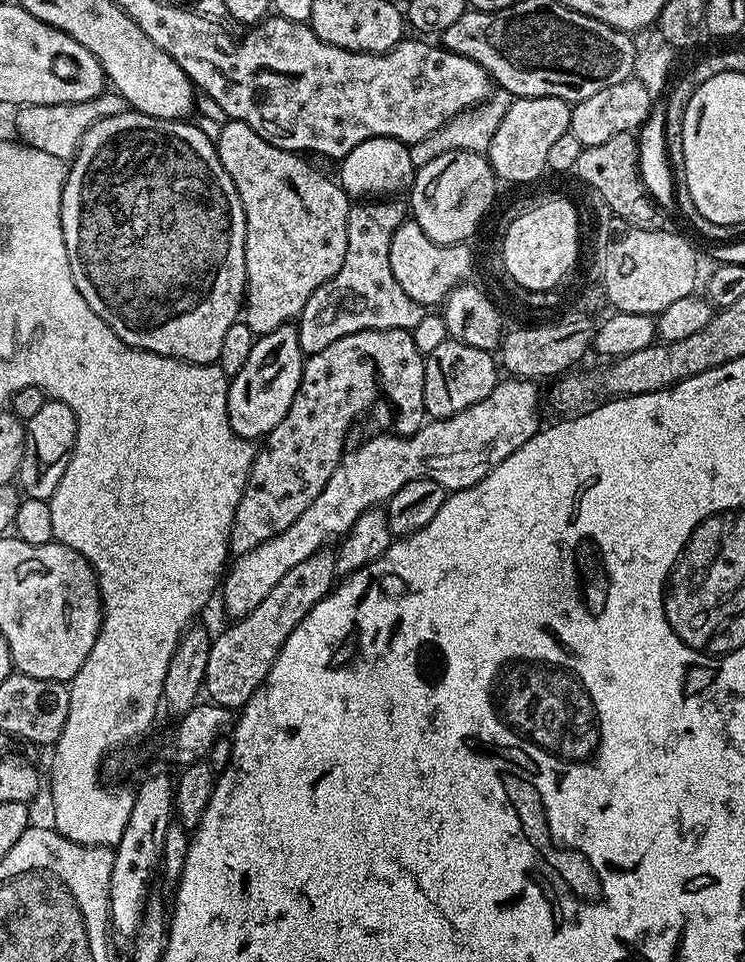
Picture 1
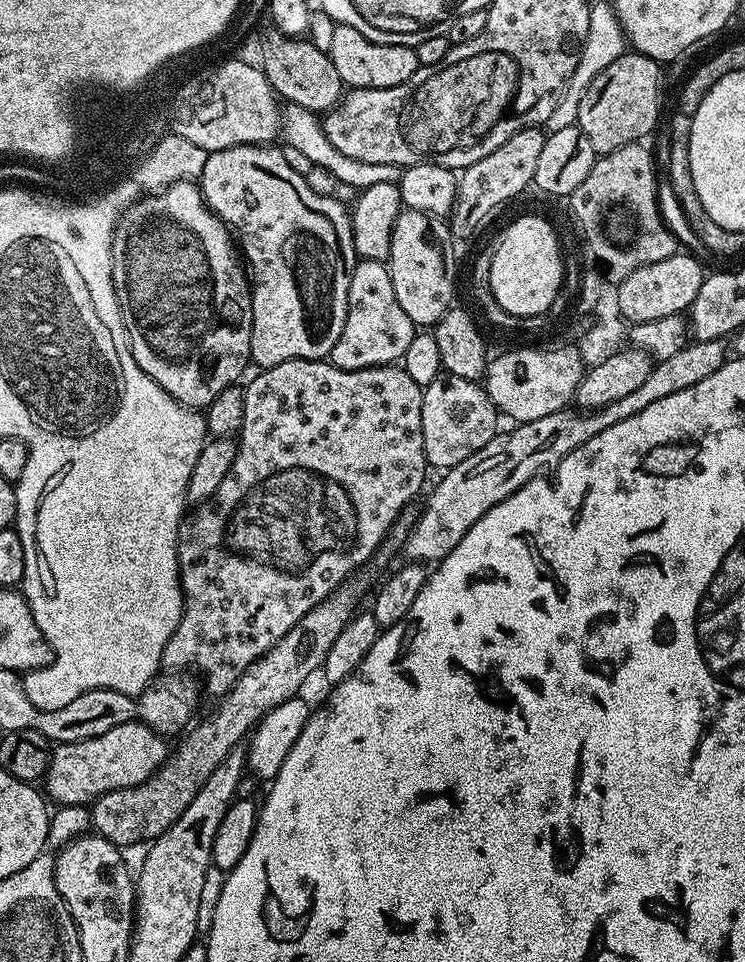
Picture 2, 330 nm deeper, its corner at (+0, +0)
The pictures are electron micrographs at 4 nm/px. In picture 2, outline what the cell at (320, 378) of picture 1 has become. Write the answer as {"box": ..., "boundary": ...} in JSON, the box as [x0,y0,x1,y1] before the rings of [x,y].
{"box":[162,360,430,698],"boundary":[[[291,360],[273,368],[257,371],[255,374],[257,376],[244,388],[244,417],[238,433],[234,466],[230,474],[222,478],[222,486],[218,486],[210,503],[196,510],[193,516],[191,513],[181,523],[176,543],[180,585],[184,591],[184,609],[176,633],[170,638],[170,642],[166,642],[162,664],[168,670],[197,668],[204,675],[203,687],[208,687],[208,692],[213,698],[227,694],[253,662],[262,658],[290,629],[298,626],[302,617],[310,614],[314,606],[318,606],[326,597],[331,596],[334,589],[360,570],[372,555],[377,555],[380,545],[387,540],[392,527],[411,505],[408,503],[419,494],[420,487],[424,484],[424,475],[430,472],[430,465],[422,446],[424,388],[418,382],[414,382],[410,374],[406,374],[404,367],[383,364],[377,368],[342,370],[324,360]]]}

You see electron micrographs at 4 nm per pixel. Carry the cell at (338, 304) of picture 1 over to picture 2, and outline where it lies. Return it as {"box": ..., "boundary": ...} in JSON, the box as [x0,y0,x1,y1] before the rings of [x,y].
{"box":[330,259,417,370],"boundary":[[[357,259],[350,278],[346,322],[330,353],[332,365],[342,370],[362,370],[396,364],[403,361],[406,346],[410,346],[410,338],[414,338],[417,331],[417,325],[412,323],[406,310],[402,310],[398,297],[394,295],[394,282],[388,273],[387,263]]]}

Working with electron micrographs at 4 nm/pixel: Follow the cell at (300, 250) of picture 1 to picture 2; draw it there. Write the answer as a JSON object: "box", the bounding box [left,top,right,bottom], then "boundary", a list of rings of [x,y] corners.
{"box":[198,144,358,370],"boundary":[[[239,144],[208,153],[198,187],[208,209],[234,233],[246,261],[252,290],[251,363],[263,370],[291,360],[324,360],[334,350],[338,334],[342,334],[350,278],[358,259],[349,209],[334,197],[315,192],[276,146]]]}

